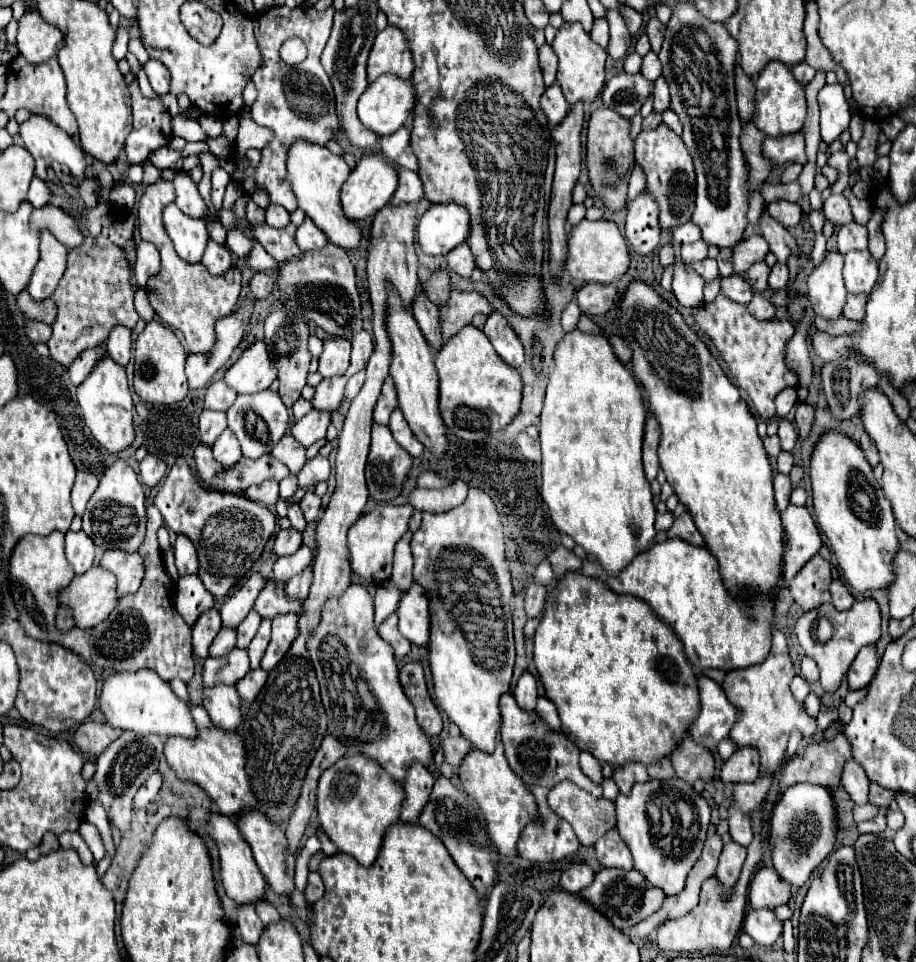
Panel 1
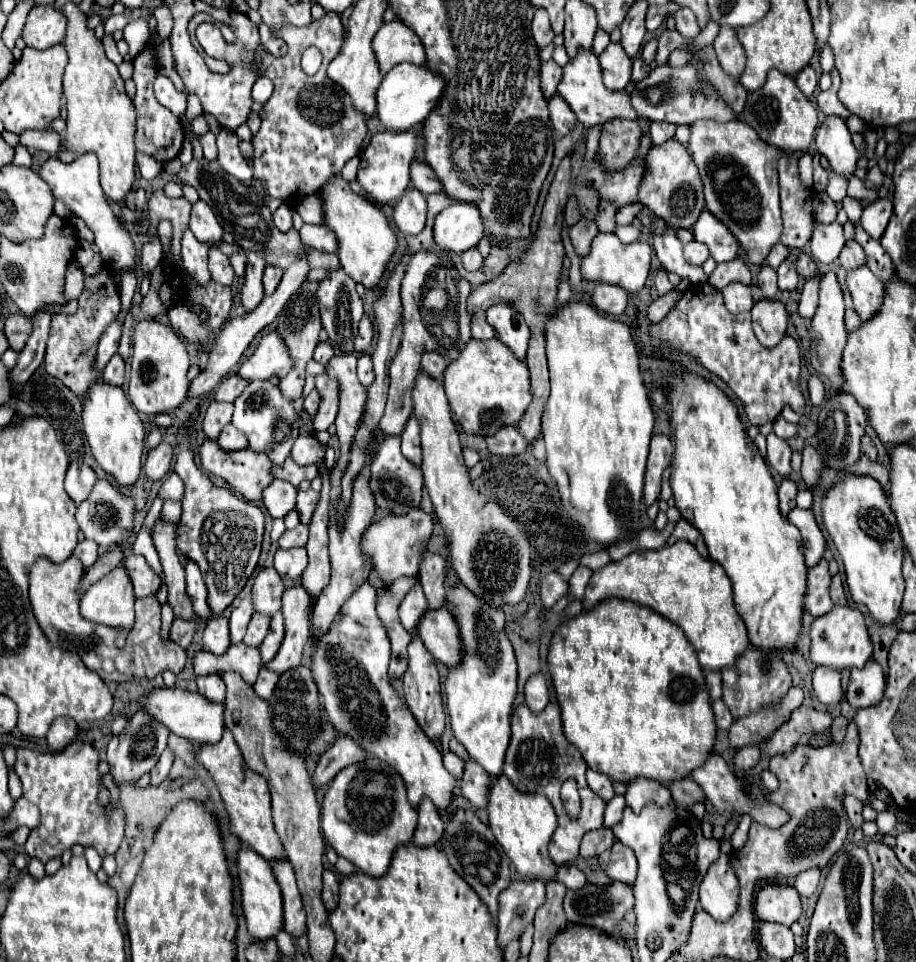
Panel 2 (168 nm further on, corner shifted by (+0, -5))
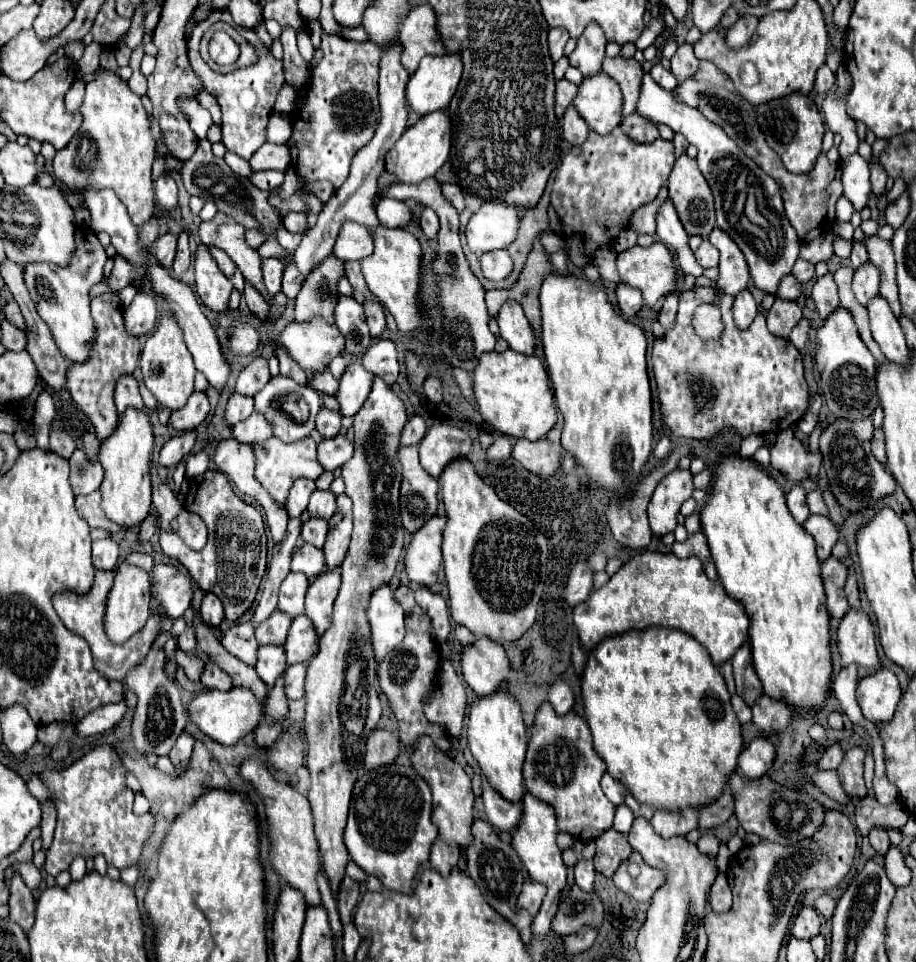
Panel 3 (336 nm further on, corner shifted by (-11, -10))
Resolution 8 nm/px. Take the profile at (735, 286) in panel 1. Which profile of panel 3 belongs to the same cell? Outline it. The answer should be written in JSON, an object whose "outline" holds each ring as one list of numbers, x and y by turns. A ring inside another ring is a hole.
{"outline":[[743,290,743,292,739,292,739,294,735,296,733,316,735,316,735,324,737,324,739,328,747,328,747,326,753,322,753,318,755,318,757,312,759,312,757,302,755,302,755,298,751,296,749,290]]}

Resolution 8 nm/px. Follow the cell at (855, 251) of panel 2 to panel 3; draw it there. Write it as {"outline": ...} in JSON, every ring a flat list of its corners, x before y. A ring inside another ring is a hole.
{"outline":[[873,262,863,264,853,274,853,292,863,306,867,306,867,302,879,294,879,284,881,284,881,270]]}

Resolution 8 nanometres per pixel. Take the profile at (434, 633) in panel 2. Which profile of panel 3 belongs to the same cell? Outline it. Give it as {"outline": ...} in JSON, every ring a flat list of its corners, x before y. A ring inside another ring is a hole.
{"outline":[[485,636,471,644,459,644,457,654,463,680,477,696,493,694,509,676,509,658,503,646]]}

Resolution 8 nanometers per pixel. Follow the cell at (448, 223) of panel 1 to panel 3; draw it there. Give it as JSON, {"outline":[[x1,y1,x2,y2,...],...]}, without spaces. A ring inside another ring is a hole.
{"outline":[[483,202,479,212,475,212,469,218,469,224,465,228,465,240,471,252,477,256,507,248,519,228,519,216,517,210,499,202]]}

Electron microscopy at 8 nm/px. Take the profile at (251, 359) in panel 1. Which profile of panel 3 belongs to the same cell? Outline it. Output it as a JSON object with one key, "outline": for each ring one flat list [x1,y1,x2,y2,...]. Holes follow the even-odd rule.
{"outline":[[319,318,311,322,291,322,279,334,281,348,309,374,323,372,329,362,341,354,345,340,335,324]]}

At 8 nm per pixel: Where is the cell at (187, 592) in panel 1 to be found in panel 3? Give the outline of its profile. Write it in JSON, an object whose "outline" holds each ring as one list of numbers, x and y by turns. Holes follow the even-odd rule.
{"outline":[[187,628,179,638,177,638,177,646,183,650,183,652,193,652,195,650,195,632,191,628]]}

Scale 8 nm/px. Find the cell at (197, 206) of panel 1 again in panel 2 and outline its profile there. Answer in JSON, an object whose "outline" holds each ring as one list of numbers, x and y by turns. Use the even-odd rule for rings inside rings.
{"outline":[[198,201,192,207,192,215,190,215,190,229,196,235,198,241,208,243,212,247,216,247,218,243,222,243,222,235,224,229,218,223,214,211,210,209,210,205,206,205,204,201]]}

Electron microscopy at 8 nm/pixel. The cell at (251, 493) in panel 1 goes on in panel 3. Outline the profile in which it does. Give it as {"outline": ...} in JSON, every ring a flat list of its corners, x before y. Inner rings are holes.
{"outline":[[301,478,301,480,295,480,291,490,289,490,289,496,287,496,287,514,289,518,293,516,301,516,305,510,307,510,307,504,309,504,309,496,313,494,315,490,315,482,313,480,307,480,307,478]]}

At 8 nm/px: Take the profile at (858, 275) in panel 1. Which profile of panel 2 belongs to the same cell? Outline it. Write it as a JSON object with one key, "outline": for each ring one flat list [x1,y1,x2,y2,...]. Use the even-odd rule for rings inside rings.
{"outline":[[864,265,848,273,848,289,862,323,870,321,880,311,884,299,884,283]]}

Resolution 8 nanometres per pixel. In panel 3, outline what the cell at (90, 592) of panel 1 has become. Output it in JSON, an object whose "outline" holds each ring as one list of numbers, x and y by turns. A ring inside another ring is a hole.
{"outline":[[121,562,115,570,115,582,113,582,113,588,107,596,107,602,105,602,105,614,103,614,103,626,105,626,105,632,109,636,111,642,115,644,125,644,133,634,137,634,149,614,151,614,151,608,149,608,149,572,145,572,143,568,139,566,133,566,133,564,127,564,127,562]]}

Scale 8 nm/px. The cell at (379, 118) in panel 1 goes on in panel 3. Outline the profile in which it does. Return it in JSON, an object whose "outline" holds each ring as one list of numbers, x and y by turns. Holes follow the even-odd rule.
{"outline":[[455,54,425,56,407,82,407,106,419,118,435,110,445,110,457,92,461,72,463,64]]}

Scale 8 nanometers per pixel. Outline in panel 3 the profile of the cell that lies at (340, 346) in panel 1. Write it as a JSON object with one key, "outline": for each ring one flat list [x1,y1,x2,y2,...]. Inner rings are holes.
{"outline":[[375,376,363,408,353,416,355,454,341,468,345,494,353,502,351,546,341,564,341,588,335,600,333,622,319,638,319,650,315,656,311,656,309,672,305,676,303,738,307,770,311,778,307,798,313,810,315,836,319,842,325,874,329,876,333,892,337,892,337,886,345,876,345,864,349,860,347,848,343,844,343,830,353,782,363,768,365,742,381,718,379,682,375,656,369,642,371,636,365,608,371,594,377,588,389,584,403,552,403,526,399,516,401,466,395,458,405,422,407,414,403,402,381,378],[381,514,383,522,379,522],[381,530,387,530,389,538,381,536]]}

